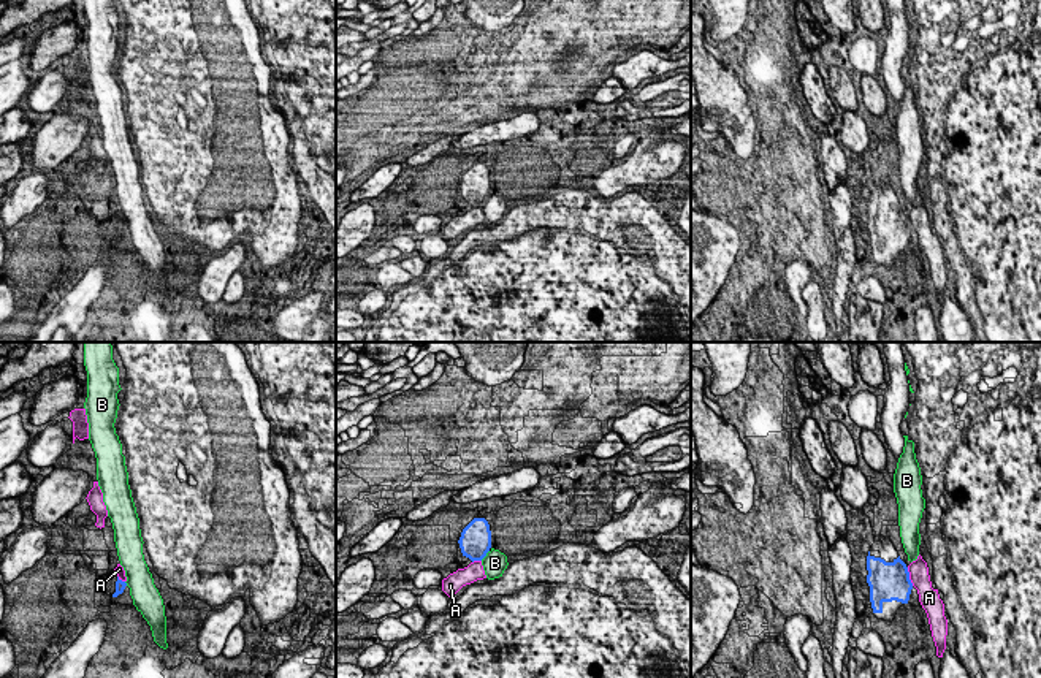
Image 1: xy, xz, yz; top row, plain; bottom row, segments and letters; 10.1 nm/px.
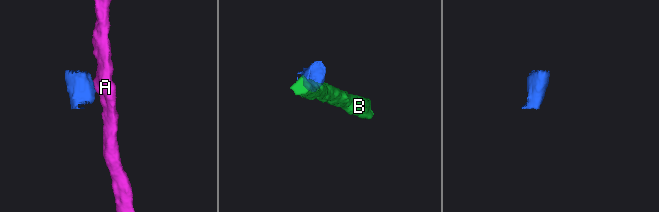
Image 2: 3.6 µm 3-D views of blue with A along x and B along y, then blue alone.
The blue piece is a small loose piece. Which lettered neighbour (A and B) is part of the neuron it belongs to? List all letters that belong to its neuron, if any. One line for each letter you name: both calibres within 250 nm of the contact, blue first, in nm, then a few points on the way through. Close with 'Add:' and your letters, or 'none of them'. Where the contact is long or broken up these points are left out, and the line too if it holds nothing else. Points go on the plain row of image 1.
Add: none of them

